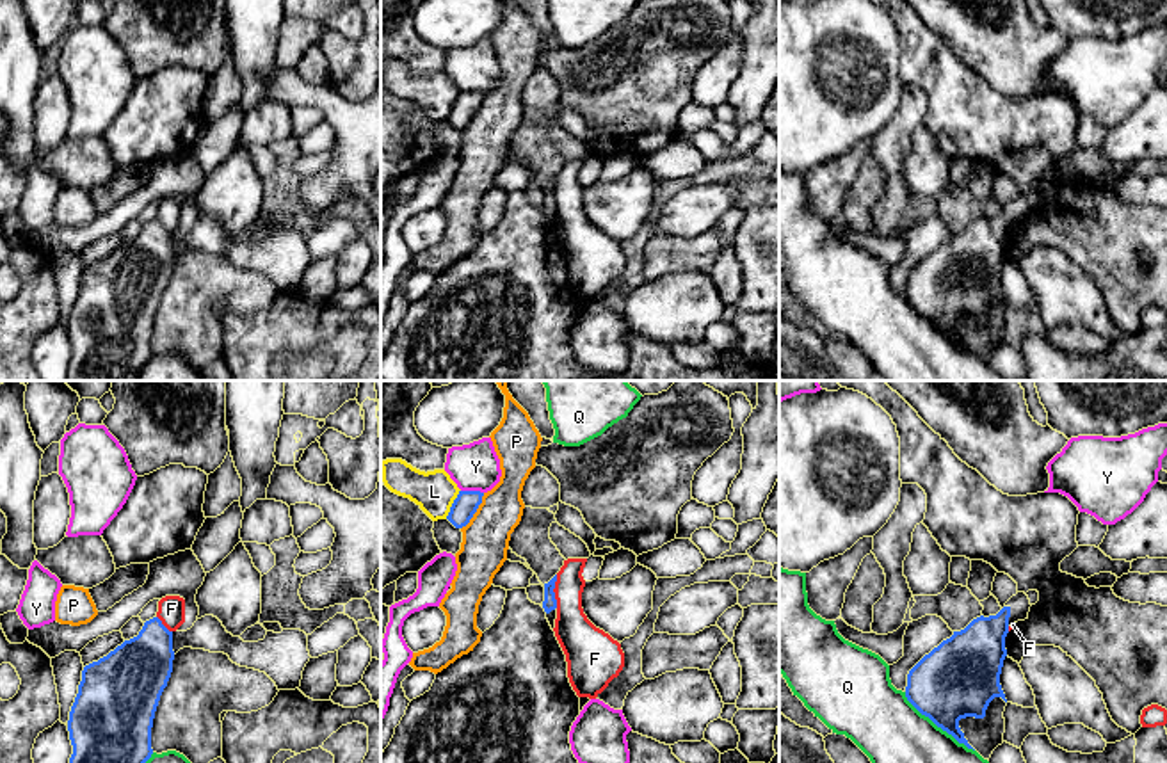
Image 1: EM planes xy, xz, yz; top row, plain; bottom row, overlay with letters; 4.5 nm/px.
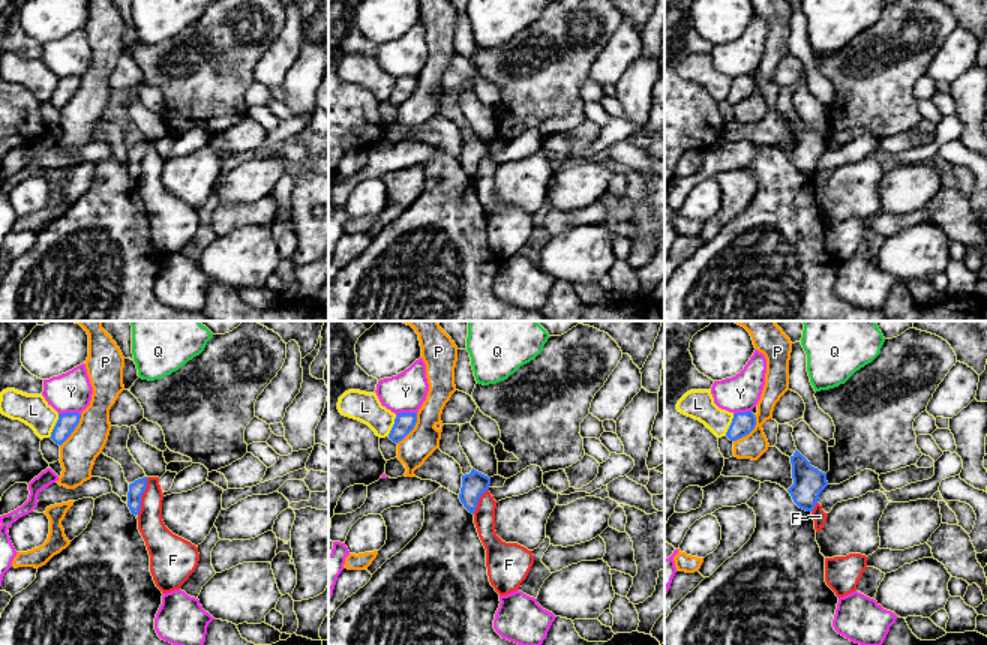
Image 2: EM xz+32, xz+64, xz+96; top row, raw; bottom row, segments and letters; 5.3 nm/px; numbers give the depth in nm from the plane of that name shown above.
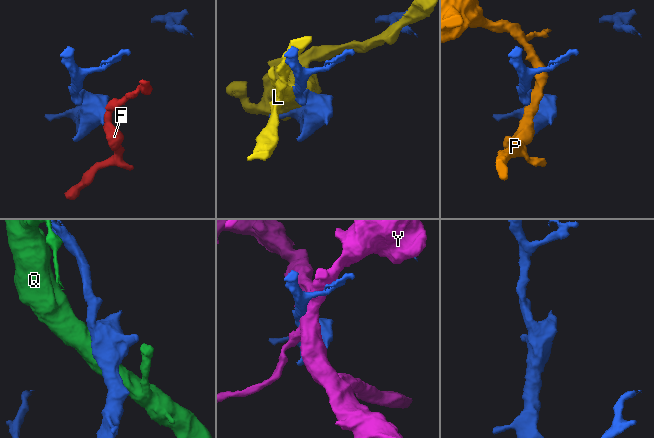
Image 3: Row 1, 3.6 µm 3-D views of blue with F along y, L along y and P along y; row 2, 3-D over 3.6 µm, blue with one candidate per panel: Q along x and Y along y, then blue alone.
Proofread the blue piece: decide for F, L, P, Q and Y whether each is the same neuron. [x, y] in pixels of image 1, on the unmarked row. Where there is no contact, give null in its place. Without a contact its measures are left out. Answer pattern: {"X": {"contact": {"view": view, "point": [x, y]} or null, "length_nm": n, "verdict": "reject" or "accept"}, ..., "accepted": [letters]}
{"F": {"contact": {"view": "xz", "point": [552, 192]}, "length_nm": 150, "verdict": "reject"}, "L": {"contact": {"view": "xz", "point": [452, 105]}, "length_nm": 150, "verdict": "reject"}, "P": {"contact": {"view": "xz", "point": [475, 112]}, "length_nm": 200, "verdict": "reject"}, "Q": {"contact": {"view": "yz", "point": [938, 328]}, "length_nm": 420, "verdict": "reject"}, "Y": {"contact": {"view": "xz", "point": [472, 93]}, "length_nm": 110, "verdict": "reject"}, "accepted": []}

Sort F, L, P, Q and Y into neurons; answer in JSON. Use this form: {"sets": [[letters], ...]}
{"sets": [["F"], ["L"], ["P"], ["Q"], ["Y"]]}

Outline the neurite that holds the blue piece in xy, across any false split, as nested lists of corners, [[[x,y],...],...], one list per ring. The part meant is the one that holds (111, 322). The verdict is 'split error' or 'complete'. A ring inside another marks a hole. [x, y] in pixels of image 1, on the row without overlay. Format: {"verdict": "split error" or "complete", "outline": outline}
{"verdict": "complete", "outline": [[[158,219],[144,224],[137,238],[84,269],[69,313],[73,347],[66,381],[135,381],[151,359],[151,329],[164,290],[173,274],[173,233]]]}

